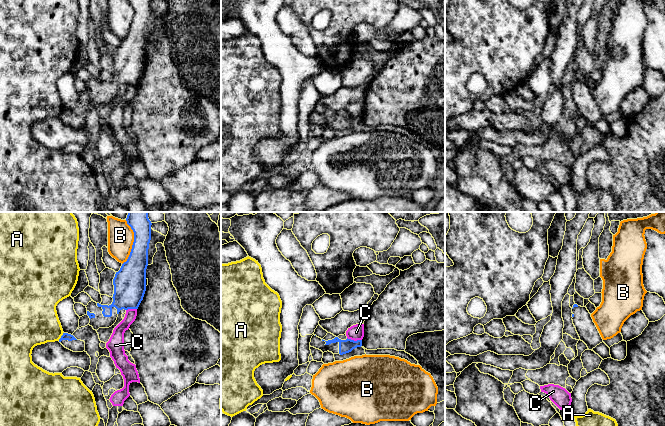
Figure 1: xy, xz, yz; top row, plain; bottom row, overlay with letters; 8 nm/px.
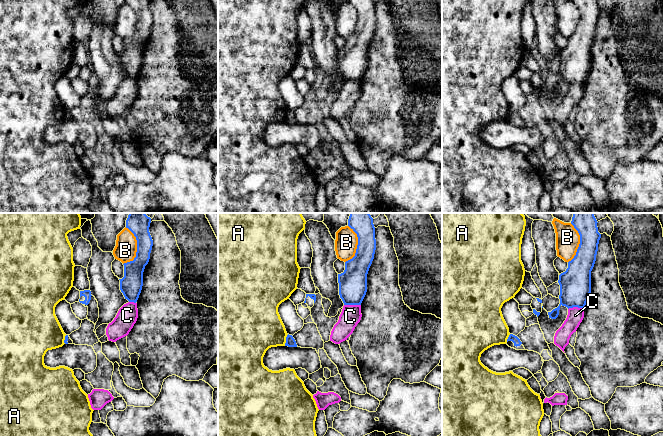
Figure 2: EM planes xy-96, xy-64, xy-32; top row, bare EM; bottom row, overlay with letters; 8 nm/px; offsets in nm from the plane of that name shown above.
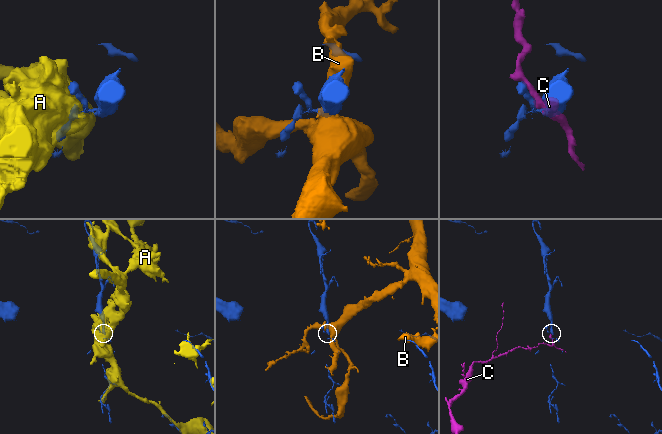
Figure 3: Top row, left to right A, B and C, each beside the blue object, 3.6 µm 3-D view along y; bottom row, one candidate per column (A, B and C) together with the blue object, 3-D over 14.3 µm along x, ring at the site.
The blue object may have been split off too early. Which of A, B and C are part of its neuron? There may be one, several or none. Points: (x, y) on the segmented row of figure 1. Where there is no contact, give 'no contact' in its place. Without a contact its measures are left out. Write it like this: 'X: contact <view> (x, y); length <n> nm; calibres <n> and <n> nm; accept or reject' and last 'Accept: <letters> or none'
A: contact xy (61, 336); length 80 nm; calibres 60 and 380 nm; reject
B: contact xy (133, 242); length 360 nm; calibres 220 and 200 nm; reject
C: contact xz (353, 340); length 120 nm; calibres 110 and 130 nm; reject
Accept: none

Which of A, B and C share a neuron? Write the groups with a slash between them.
A / B / C

